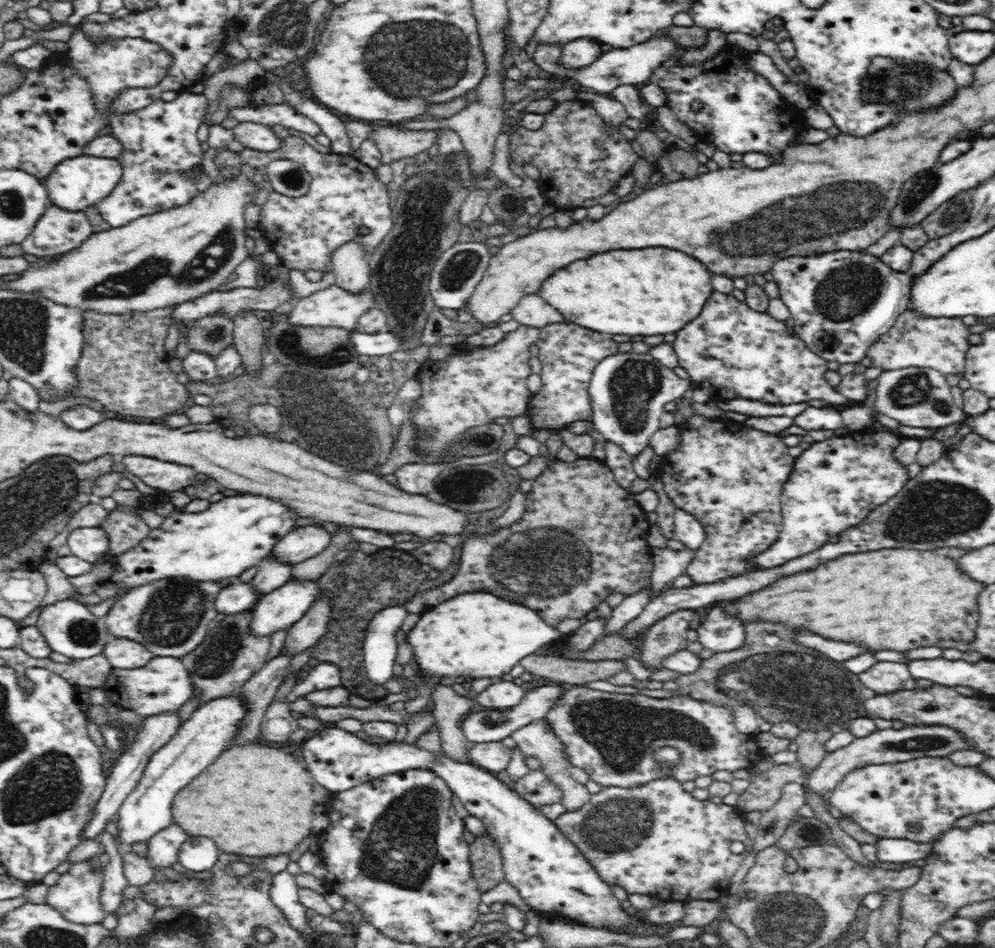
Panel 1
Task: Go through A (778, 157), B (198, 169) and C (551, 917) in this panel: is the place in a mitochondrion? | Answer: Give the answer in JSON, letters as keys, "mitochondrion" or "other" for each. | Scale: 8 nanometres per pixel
{"A":"other","B":"other","C":"other"}

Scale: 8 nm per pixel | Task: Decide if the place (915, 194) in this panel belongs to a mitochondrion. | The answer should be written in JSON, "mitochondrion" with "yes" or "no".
{"mitochondrion":"yes"}

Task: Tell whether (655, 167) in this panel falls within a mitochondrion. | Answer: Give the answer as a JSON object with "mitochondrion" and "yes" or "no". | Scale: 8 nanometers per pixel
{"mitochondrion":"no"}

